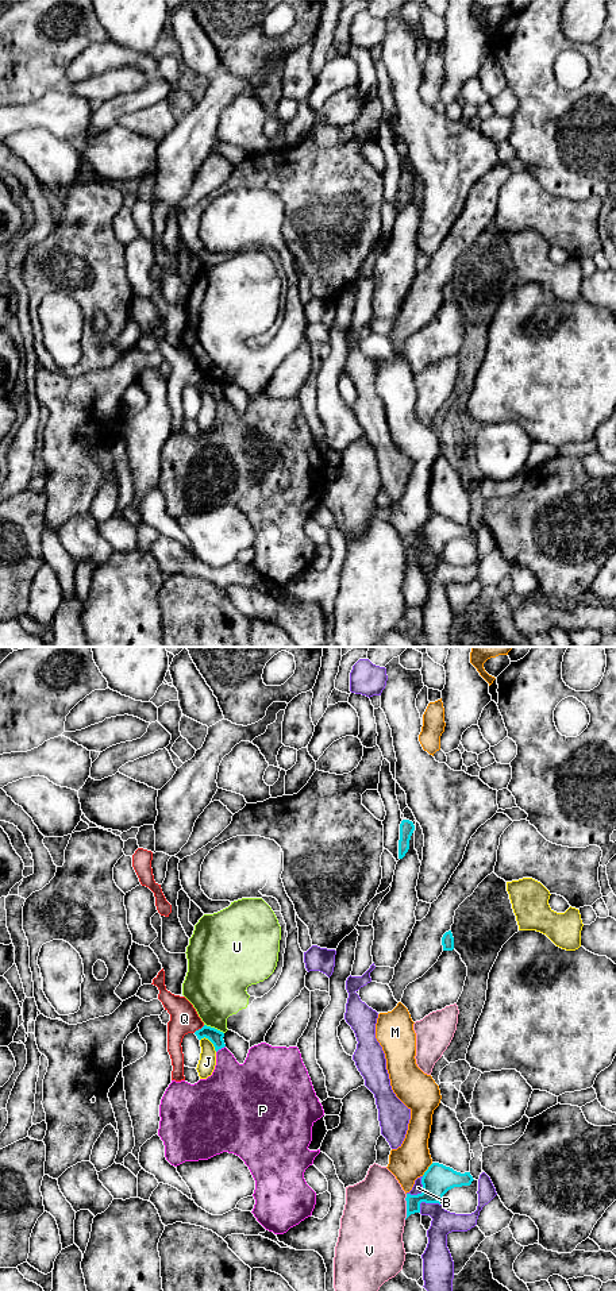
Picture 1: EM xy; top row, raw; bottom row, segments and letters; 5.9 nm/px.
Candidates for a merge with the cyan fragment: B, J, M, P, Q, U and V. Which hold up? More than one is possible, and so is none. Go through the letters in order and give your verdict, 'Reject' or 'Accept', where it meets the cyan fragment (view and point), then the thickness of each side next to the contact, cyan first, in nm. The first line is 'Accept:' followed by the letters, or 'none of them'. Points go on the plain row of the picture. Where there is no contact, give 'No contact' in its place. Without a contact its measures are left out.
Accept: none of them
B: Reject. Touches cyan at xy (423, 543). Thickness 180 nm (cyan) against 60 nm
J: Reject. Touches cyan at xy (210, 392). Thickness 90 nm (cyan) against 100 nm
M: Reject. Touches cyan at xy (427, 521). Thickness 180 nm (cyan) against 220 nm
P: Reject. Touches cyan at xy (220, 400). Thickness 90 nm (cyan) against 300 nm
Q: Reject. Touches cyan at xy (199, 381). Thickness 90 nm (cyan) against 170 nm
U: Reject. Touches cyan at xy (214, 380). Thickness 90 nm (cyan) against 360 nm
V: Reject. Touches cyan at xy (407, 558). Thickness 180 nm (cyan) against 380 nm

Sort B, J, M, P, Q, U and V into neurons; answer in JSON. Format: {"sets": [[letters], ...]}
{"sets": [["B"], ["J"], ["M"], ["P"], ["Q"], ["U"], ["V"]]}

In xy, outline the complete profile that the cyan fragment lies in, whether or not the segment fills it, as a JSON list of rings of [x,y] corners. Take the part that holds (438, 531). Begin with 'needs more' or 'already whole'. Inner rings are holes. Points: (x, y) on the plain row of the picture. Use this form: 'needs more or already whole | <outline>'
already whole | [[[432,515],[421,529],[423,544],[417,547],[407,546],[407,570],[411,566],[420,564],[420,555],[439,555],[443,547],[454,540],[470,537],[473,533],[470,524],[457,524],[450,519]]]

